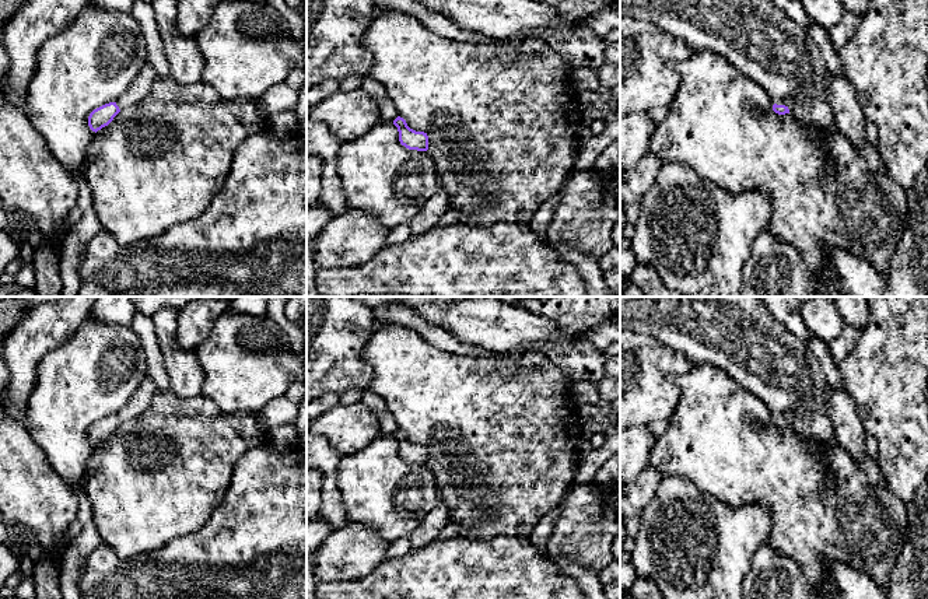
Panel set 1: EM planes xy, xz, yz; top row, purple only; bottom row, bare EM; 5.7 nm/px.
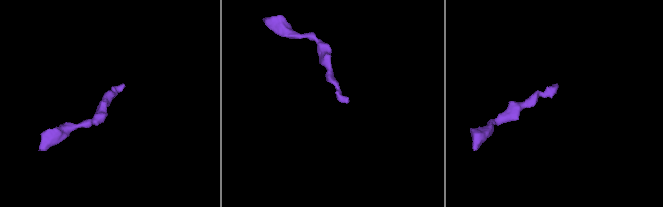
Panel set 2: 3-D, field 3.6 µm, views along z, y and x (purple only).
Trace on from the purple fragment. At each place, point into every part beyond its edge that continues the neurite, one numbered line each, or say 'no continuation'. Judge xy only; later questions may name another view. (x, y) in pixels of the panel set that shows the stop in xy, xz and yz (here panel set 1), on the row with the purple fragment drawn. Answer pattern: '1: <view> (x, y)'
1: xy (142, 84)

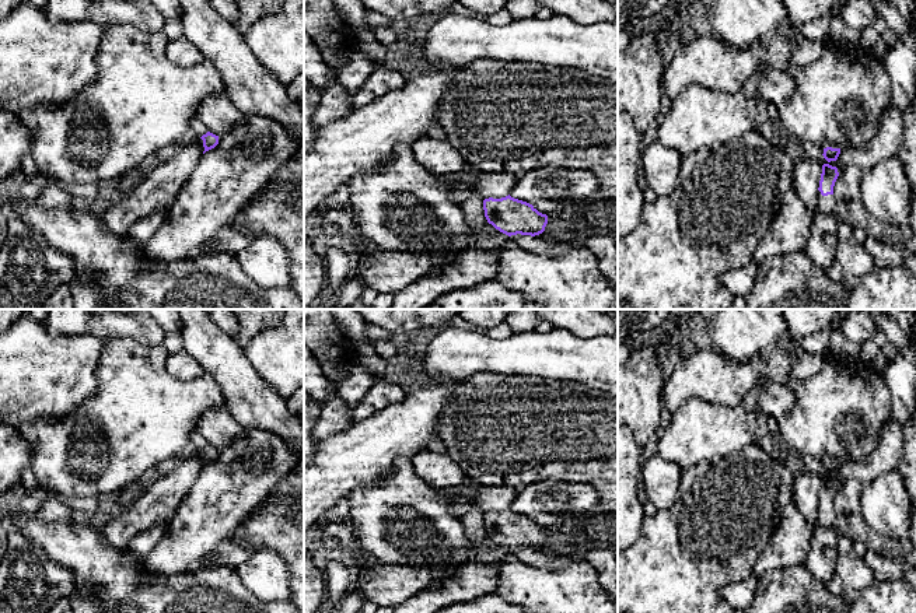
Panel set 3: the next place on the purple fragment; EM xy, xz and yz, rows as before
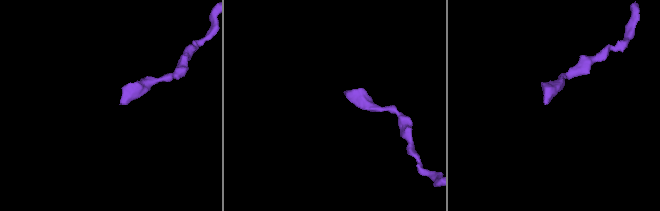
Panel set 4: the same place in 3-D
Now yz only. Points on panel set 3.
1: yz (825, 205)

